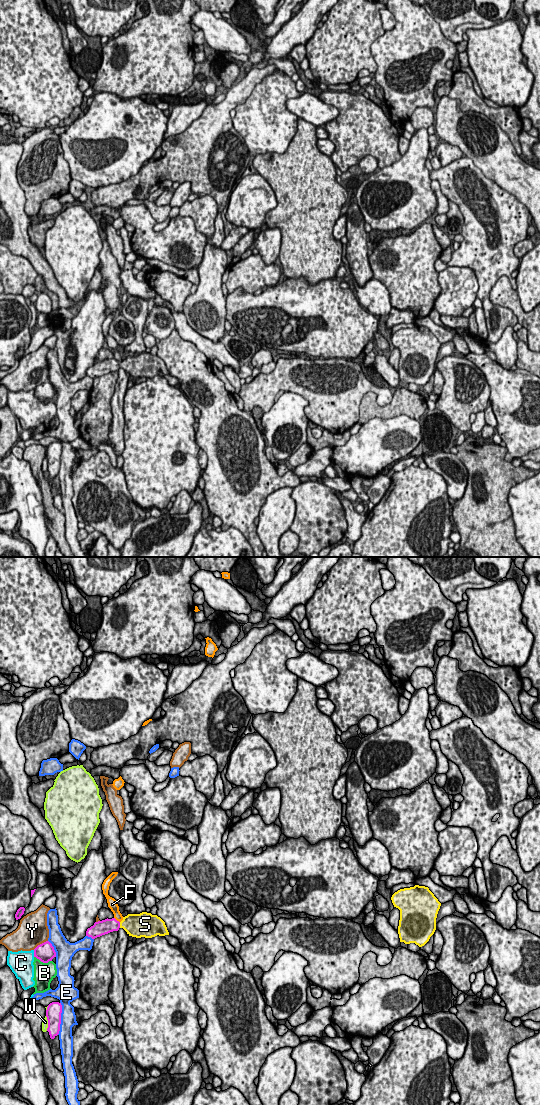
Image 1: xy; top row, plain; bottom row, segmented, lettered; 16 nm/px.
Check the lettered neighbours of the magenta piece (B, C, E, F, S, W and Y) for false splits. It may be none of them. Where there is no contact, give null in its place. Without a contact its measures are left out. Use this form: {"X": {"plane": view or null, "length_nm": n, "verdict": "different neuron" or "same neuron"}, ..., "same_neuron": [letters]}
{"B": {"plane": "xy", "length_nm": 300, "verdict": "different neuron"}, "C": {"plane": "xy", "length_nm": 110, "verdict": "different neuron"}, "E": {"plane": "xy", "length_nm": 550, "verdict": "different neuron"}, "F": {"plane": "xy", "length_nm": 130, "verdict": "different neuron"}, "S": {"plane": "xy", "length_nm": 100, "verdict": "same neuron"}, "W": {"plane": "xy", "length_nm": 240, "verdict": "different neuron"}, "Y": {"plane": "xy", "length_nm": 280, "verdict": "different neuron"}, "same_neuron": ["S"]}

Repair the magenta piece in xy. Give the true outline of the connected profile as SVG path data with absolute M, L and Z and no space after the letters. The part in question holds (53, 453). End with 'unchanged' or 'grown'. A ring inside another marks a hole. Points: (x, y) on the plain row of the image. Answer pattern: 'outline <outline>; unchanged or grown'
outline M52 442L48 445L46 450L46 457L48 460L48 468L50 478L54 479L60 471L62 445L59 442Z; unchanged

